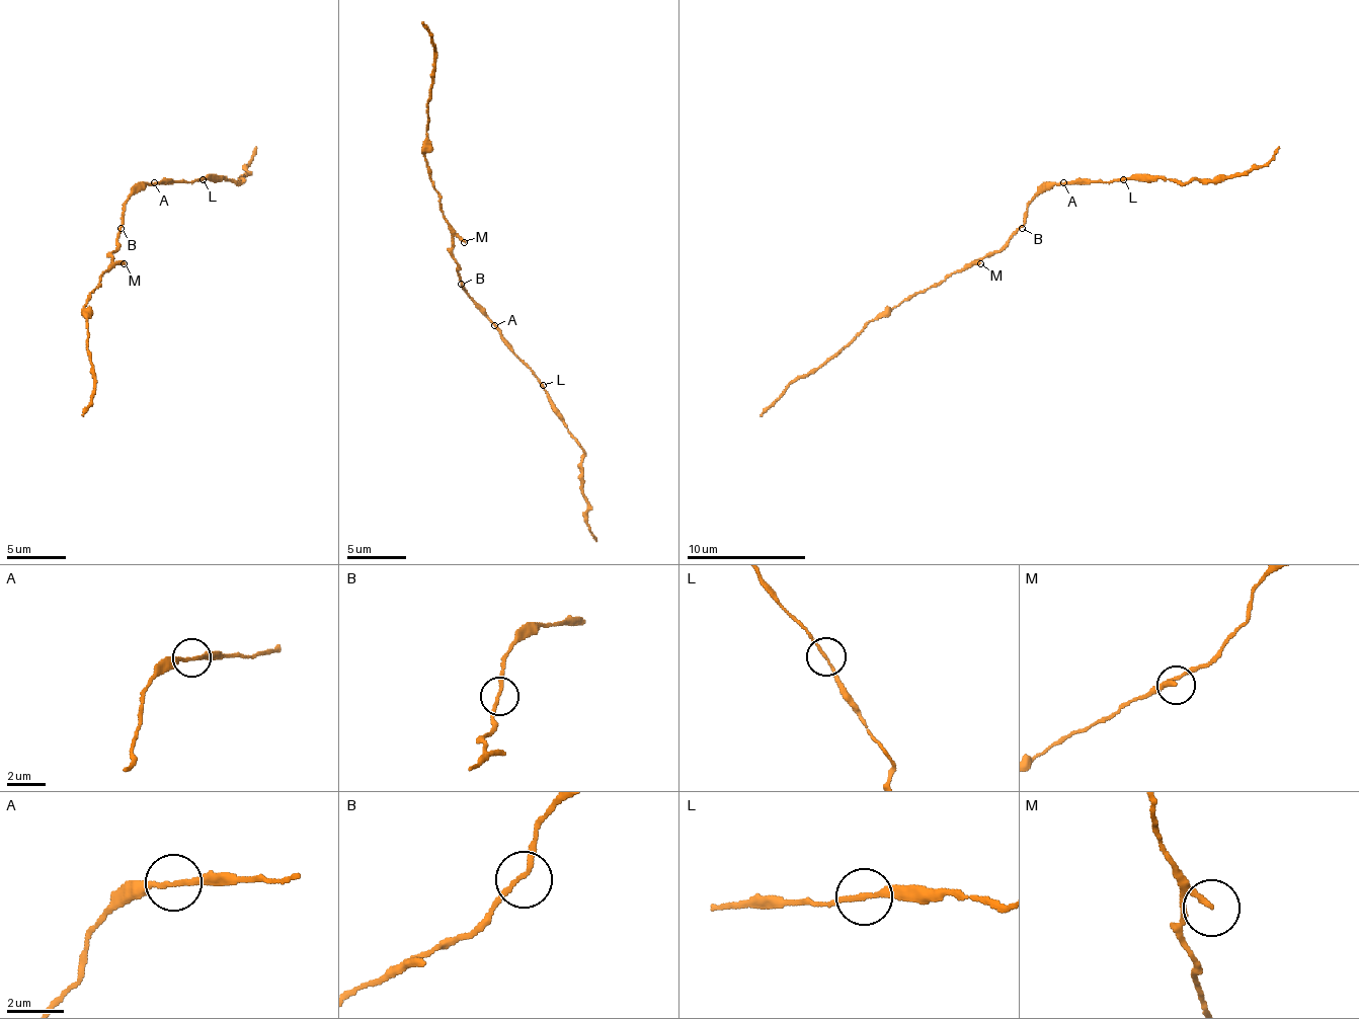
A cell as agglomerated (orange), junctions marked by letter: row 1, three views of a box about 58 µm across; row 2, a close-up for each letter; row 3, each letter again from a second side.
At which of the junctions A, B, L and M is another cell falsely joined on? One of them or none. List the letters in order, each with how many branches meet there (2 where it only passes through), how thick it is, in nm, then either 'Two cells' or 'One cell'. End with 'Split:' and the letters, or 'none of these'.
A: Branches: 2. Thickness 160 nm. One cell
B: Branches: 2. Thickness 160 nm. One cell
L: Branches: 2. Thickness 160 nm. Two cells
M: Branches: 2. Thickness 160 nm. One cell
Split: L

